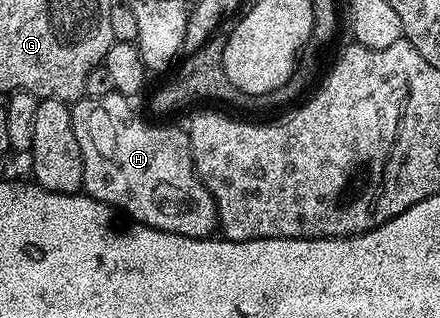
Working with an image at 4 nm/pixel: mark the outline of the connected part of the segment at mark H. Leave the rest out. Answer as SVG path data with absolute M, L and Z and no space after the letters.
M110 92L101 98L92 96L80 98L70 105L71 117L73 118L73 134L77 134L77 146L81 146L81 158L83 159L83 188L86 195L92 196L103 204L108 204L110 208L118 210L124 217L130 218L136 224L147 224L151 228L156 228L162 232L176 232L182 236L202 236L204 238L212 235L211 231L216 231L219 222L219 211L215 205L215 200L211 196L211 191L207 189L199 180L195 173L195 166L191 163L191 143L186 131L180 128L162 128L159 124L146 124L137 113L131 109L132 101L126 96L119 95L118 92Z

